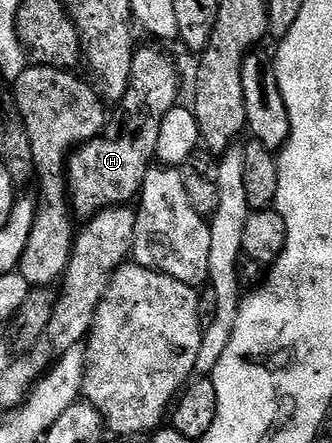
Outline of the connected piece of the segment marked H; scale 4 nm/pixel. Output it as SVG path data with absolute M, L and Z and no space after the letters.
M140 46L131 62L131 80L127 83L127 91L121 102L114 108L108 118L107 125L96 139L82 144L71 152L67 161L67 190L74 218L79 221L92 219L98 211L107 207L127 205L139 194L143 178L148 167L155 159L157 133L161 127L163 115L169 113L177 105L179 95L179 75L171 68L171 59L167 55L154 55L149 48Z

